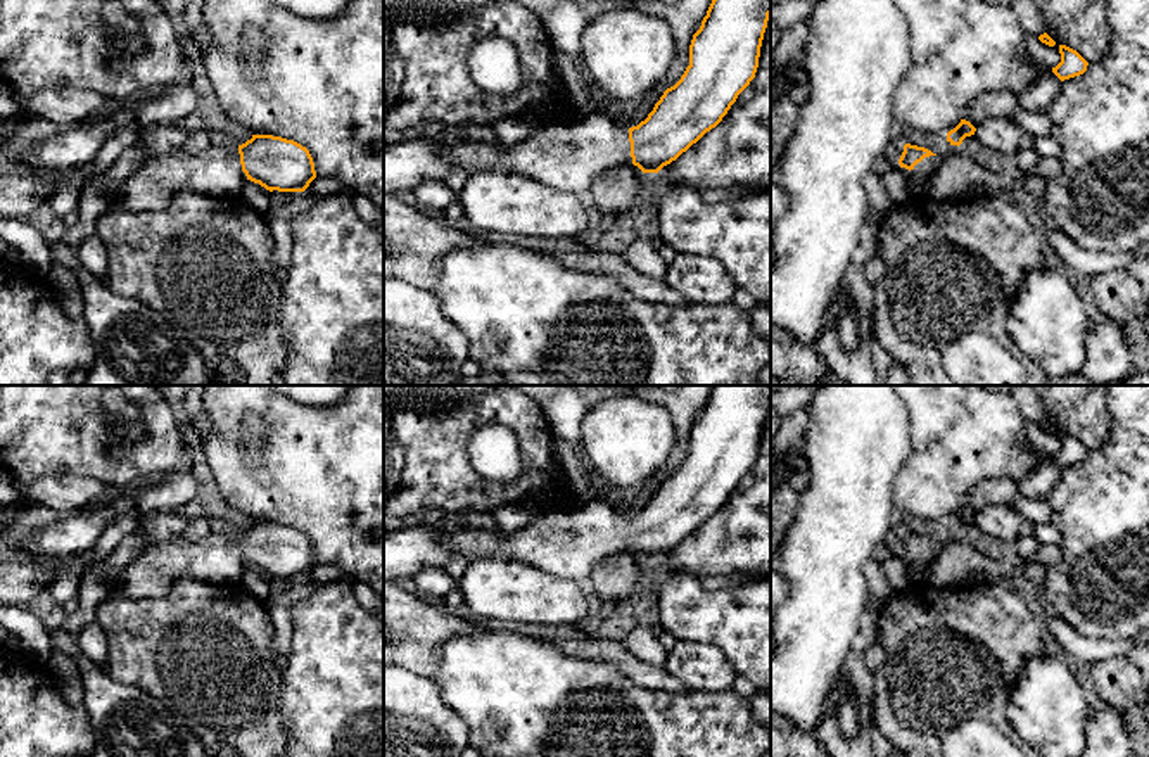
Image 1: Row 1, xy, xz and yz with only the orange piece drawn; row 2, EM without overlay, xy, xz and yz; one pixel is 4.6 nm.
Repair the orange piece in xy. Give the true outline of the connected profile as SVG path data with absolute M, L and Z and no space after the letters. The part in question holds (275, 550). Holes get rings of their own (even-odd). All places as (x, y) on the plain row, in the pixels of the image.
M252 522L237 536L211 532L197 541L176 536L156 543L121 572L114 595L156 598L183 577L219 586L240 584L249 567L270 579L304 579L314 565L306 534L282 524Z

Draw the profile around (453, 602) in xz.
M454 586L444 598L442 608L448 614L465 617L467 615L467 603L458 586Z

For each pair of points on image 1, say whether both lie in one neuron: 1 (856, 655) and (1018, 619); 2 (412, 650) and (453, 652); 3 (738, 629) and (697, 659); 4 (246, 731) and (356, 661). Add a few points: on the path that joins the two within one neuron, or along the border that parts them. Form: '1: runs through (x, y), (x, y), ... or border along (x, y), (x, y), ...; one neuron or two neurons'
1: border along (878, 612), (878, 638), (875, 642); two neurons
2: border along (474, 631), (441, 645), (431, 676); two neurons
3: border along (678, 638), (714, 645), (738, 676); two neurons
4: border along (280, 671), (280, 719), (287, 738); two neurons

